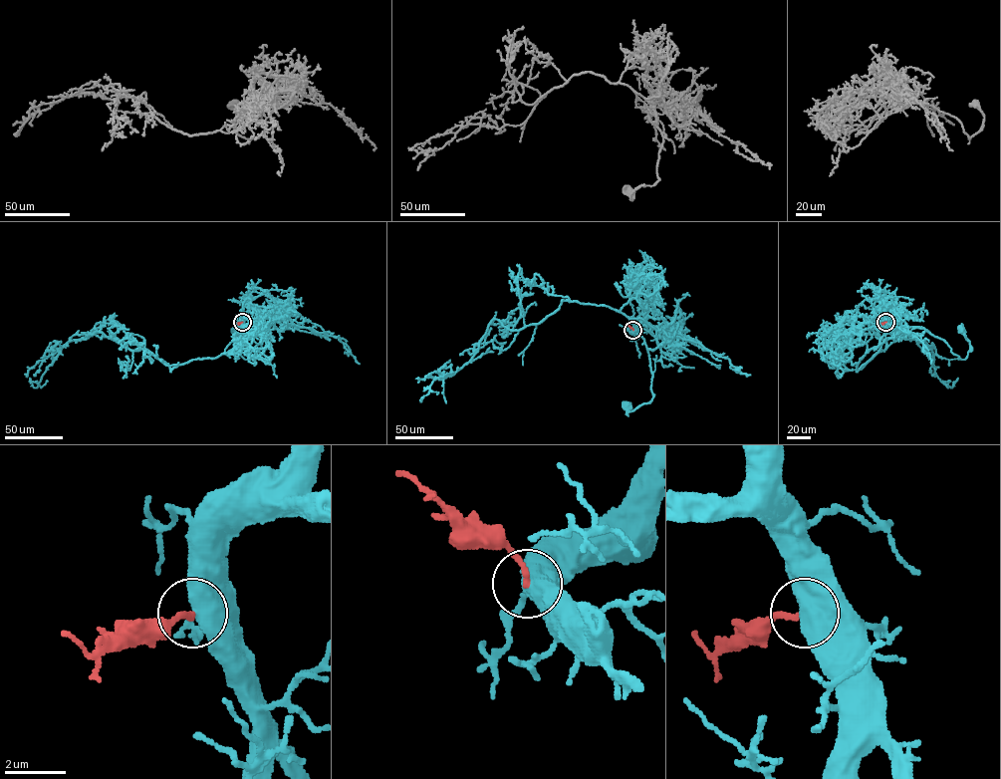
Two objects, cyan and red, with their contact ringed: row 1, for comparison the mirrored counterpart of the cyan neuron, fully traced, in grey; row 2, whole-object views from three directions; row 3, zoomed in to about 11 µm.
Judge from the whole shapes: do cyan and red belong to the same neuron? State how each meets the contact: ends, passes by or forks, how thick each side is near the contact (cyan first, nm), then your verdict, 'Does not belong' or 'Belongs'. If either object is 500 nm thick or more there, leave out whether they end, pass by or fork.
Thickness 750 nm (cyan) against 180 nm. Does not belong

